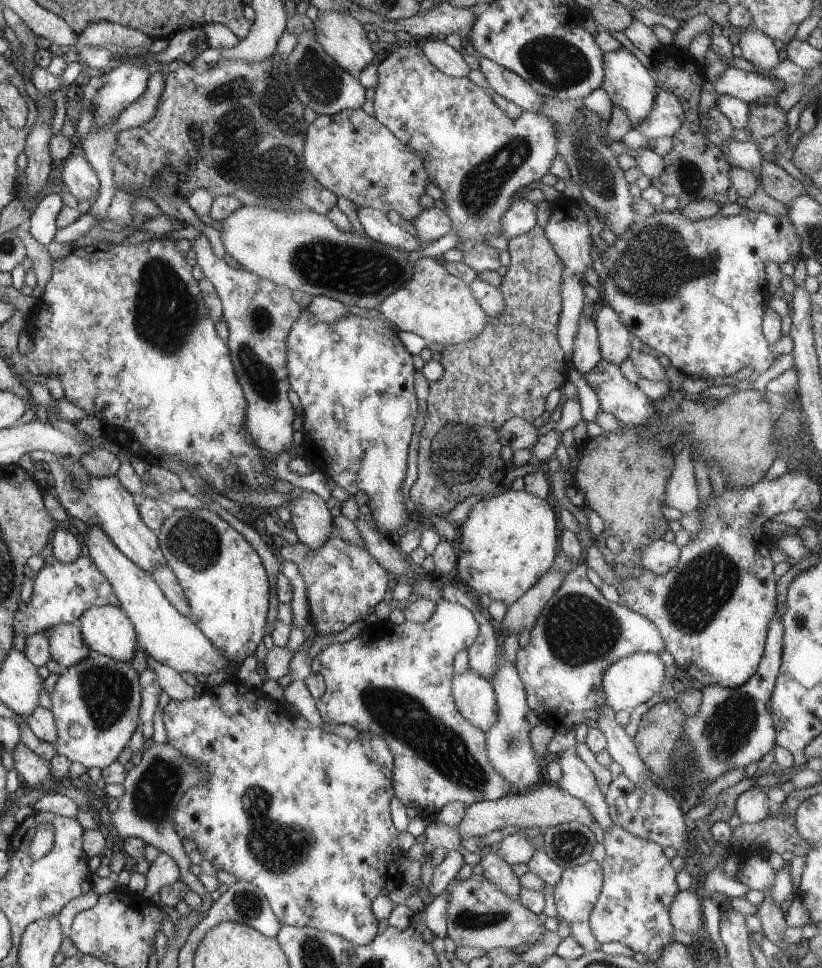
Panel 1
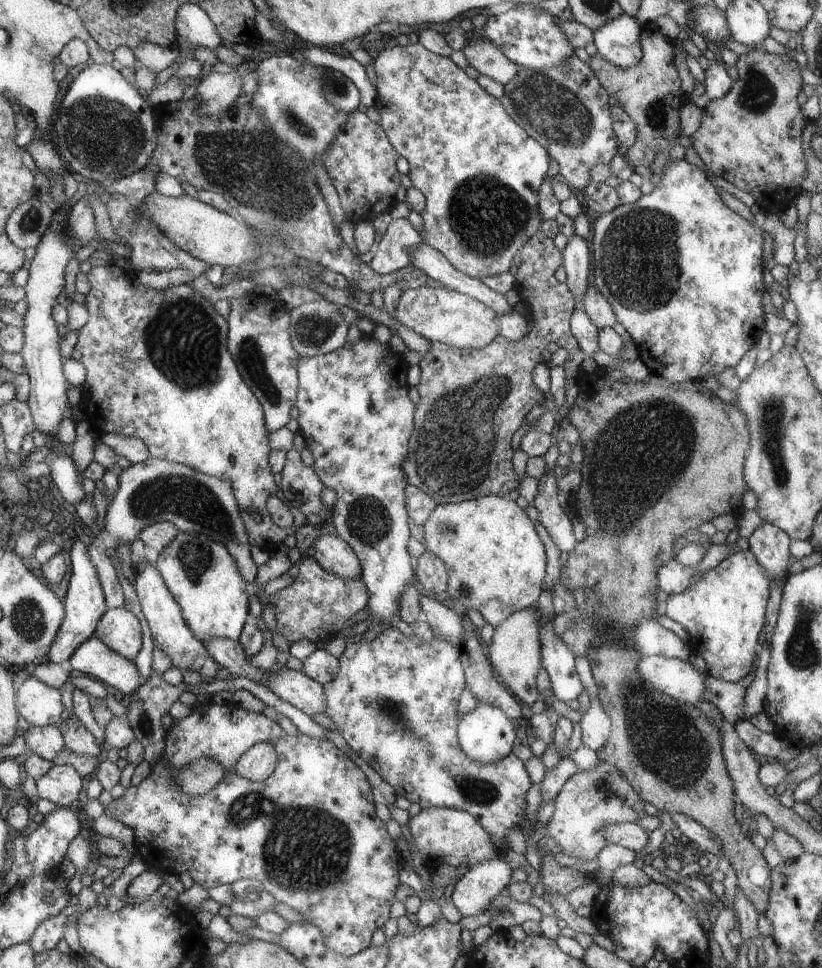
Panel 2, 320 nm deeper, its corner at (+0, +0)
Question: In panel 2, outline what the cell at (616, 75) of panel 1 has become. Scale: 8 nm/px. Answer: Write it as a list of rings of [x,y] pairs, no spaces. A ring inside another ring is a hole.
[[[623,13],[594,31],[593,42],[606,62],[626,70],[642,59],[641,33],[642,26],[638,25],[637,18]]]

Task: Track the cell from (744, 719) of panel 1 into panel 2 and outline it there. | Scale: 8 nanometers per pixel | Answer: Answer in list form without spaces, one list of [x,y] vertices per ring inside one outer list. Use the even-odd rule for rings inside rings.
[[[768,522],[760,524],[754,530],[754,534],[748,537],[749,550],[756,558],[756,562],[762,566],[770,584],[772,584],[772,580],[786,582],[789,577],[788,566],[790,565],[788,563],[792,556],[790,541],[788,534]]]

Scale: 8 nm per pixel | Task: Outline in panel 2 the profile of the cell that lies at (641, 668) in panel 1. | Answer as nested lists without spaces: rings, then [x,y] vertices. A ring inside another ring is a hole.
[[[641,657],[638,672],[642,682],[658,692],[694,707],[704,701],[707,672],[694,668],[688,661],[667,657]]]

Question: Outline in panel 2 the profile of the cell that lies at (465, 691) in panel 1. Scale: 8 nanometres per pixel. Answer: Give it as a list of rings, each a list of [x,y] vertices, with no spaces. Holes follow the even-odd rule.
[[[478,702],[476,707],[460,718],[459,727],[459,746],[464,754],[476,762],[496,762],[500,758],[506,758],[513,752],[513,747],[517,740],[523,740],[521,730],[516,728],[512,723],[512,718],[504,714],[498,706],[492,706],[488,702]]]

